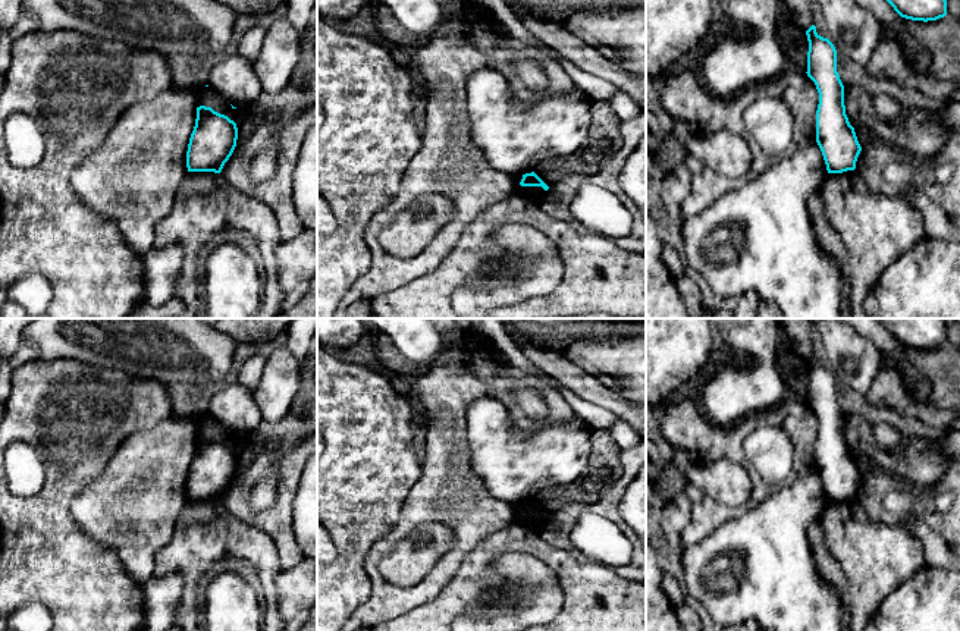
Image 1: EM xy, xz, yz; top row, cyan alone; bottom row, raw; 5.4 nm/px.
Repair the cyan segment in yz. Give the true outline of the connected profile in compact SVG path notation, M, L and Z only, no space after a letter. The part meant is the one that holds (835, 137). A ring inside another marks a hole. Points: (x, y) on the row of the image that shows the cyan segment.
M815 25L806 35L809 41L806 73L819 92L816 142L828 173L854 170L862 147L846 114L844 85L837 72L837 50L828 38L816 32Z

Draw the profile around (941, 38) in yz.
M950 16L928 22L906 18L901 21L904 26L895 40L903 51L904 35L909 34L931 54L931 76L960 82L960 21Z

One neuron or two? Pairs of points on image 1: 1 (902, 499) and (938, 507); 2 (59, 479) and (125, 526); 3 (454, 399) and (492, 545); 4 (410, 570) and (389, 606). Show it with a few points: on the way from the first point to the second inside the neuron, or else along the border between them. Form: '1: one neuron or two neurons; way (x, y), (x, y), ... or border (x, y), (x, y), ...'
1: one neuron; way (910, 504), (929, 504)
2: two neurons; border (103, 468), (71, 502), (71, 515), (78, 527)
3: two neurons; border (515, 520), (505, 529), (486, 536), (464, 558)
4: two neurons; border (429, 570), (413, 584), (394, 584)

